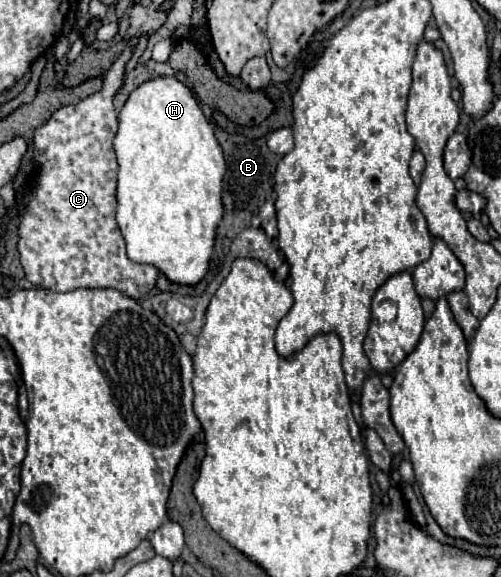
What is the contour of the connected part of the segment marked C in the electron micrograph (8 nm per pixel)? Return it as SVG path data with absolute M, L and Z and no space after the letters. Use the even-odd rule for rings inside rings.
M130 37L122 55L102 77L102 89L78 105L62 107L34 131L36 175L28 185L32 197L20 221L20 263L26 279L50 291L78 287L112 287L140 301L158 279L154 265L142 265L126 255L126 243L116 223L116 155L112 141L118 129L114 97L124 83L124 69L138 37Z

